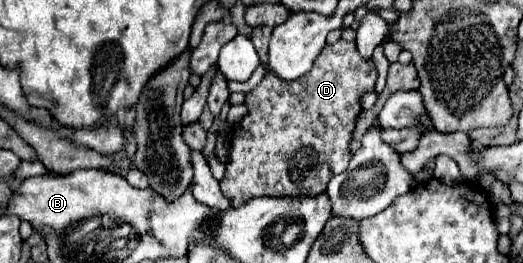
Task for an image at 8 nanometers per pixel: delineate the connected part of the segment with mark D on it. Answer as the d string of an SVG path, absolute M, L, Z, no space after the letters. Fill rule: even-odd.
M337 40L335 44L327 44L319 58L315 60L311 72L301 76L299 80L285 82L277 78L273 72L261 80L261 84L245 98L249 108L247 116L233 128L231 152L227 160L227 172L221 180L221 192L233 202L233 206L241 206L251 198L261 196L319 196L325 192L331 176L343 172L353 156L349 150L355 120L361 112L361 94L375 88L377 70L373 62L359 56L357 46L347 40Z

